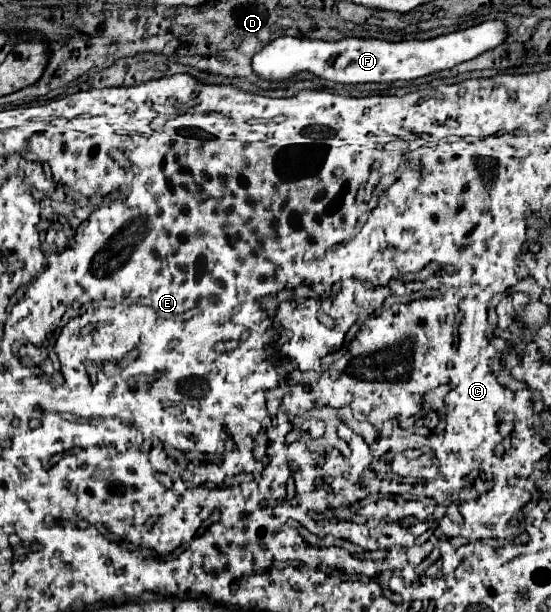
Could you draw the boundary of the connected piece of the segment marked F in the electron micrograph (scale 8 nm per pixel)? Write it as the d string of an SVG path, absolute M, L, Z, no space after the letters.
M503 20L481 22L467 30L435 36L429 40L403 40L403 42L387 42L377 38L351 38L351 36L339 42L325 42L325 40L281 36L269 42L263 50L259 50L253 56L253 72L265 80L285 80L297 72L307 70L319 78L341 82L341 84L413 80L413 78L449 70L455 64L473 60L481 56L483 52L503 44L507 36L509 36L509 30Z

